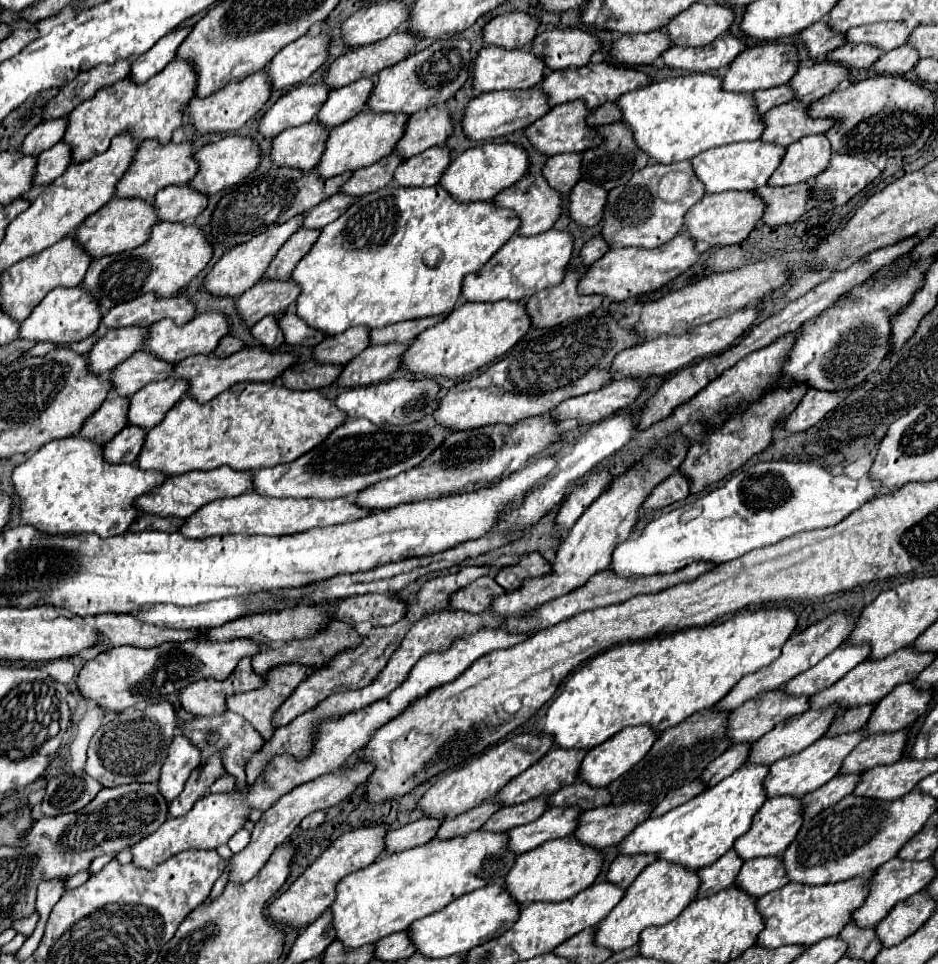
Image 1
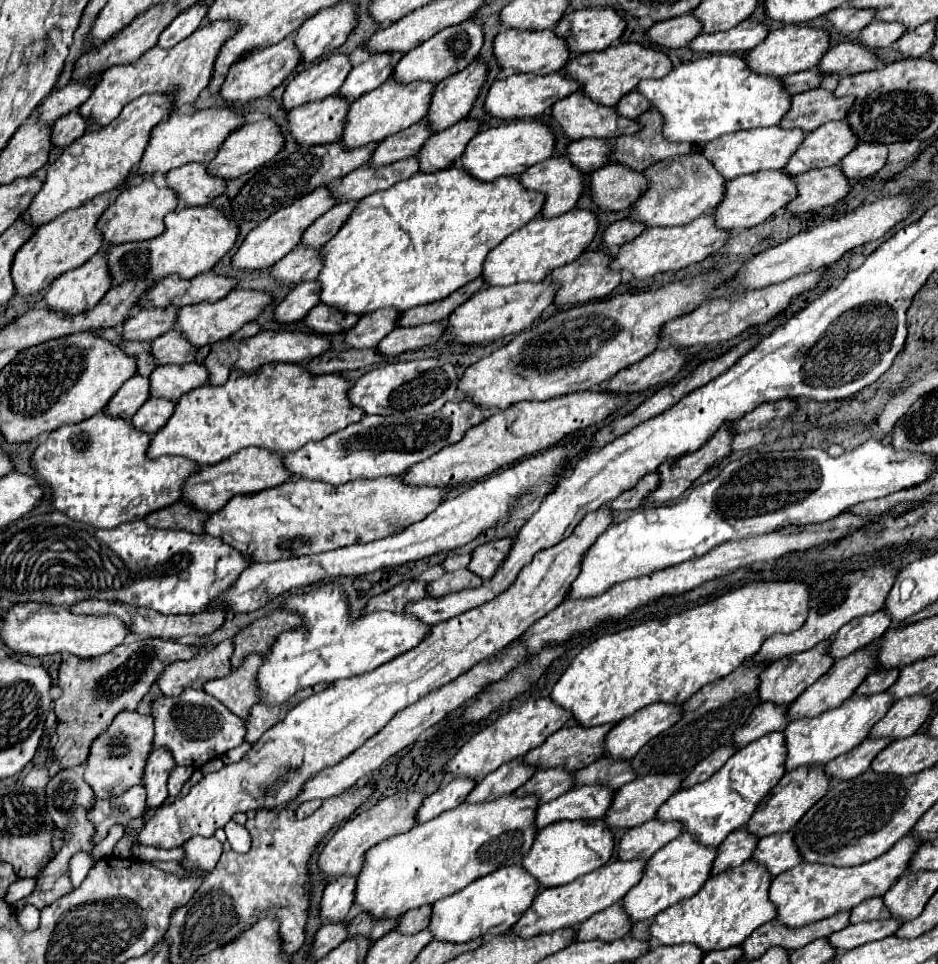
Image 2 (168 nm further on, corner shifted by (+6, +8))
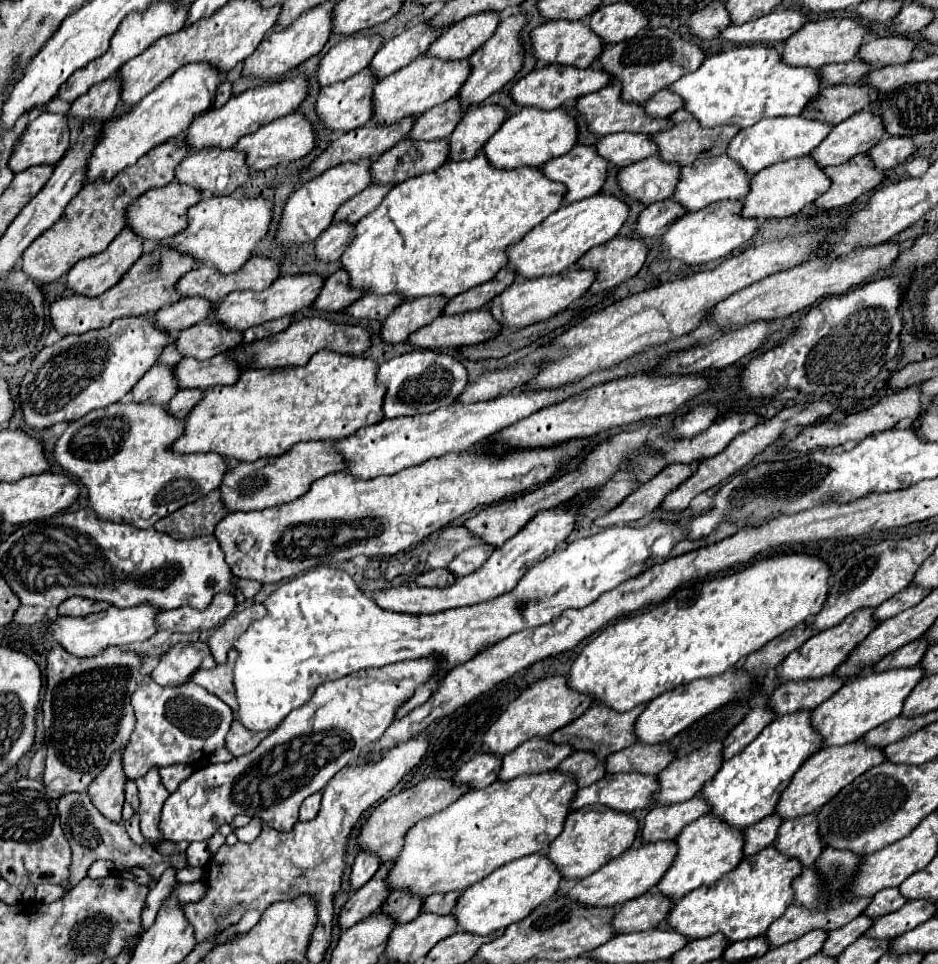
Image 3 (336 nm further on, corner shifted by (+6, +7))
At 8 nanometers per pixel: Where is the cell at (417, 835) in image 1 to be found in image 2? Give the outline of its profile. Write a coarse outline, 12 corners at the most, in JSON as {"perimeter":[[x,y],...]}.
{"perimeter":[[452,779],[422,803],[418,823],[464,803],[476,781]]}

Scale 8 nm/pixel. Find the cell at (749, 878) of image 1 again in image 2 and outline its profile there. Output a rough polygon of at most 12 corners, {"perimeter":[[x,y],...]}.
{"perimeter":[[792,831],[762,837],[752,859],[774,877],[802,863]]}

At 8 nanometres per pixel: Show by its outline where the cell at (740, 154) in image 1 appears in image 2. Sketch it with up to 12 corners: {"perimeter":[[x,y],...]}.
{"perimeter":[[760,127],[706,143],[722,177],[782,169],[806,131]]}

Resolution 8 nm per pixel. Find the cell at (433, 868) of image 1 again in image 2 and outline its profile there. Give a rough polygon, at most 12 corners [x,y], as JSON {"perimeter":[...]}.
{"perimeter":[[540,799],[462,803],[366,853],[354,903],[432,905],[536,839]]}

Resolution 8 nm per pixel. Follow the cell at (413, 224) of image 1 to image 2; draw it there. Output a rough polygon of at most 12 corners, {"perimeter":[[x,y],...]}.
{"perimeter":[[460,165],[358,201],[320,299],[406,311],[542,211]]}

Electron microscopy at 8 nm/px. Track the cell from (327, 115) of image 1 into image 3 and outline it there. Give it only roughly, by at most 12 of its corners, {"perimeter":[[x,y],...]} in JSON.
{"perimeter":[[420,24],[388,40],[368,64],[376,80],[408,66],[440,36]]}

